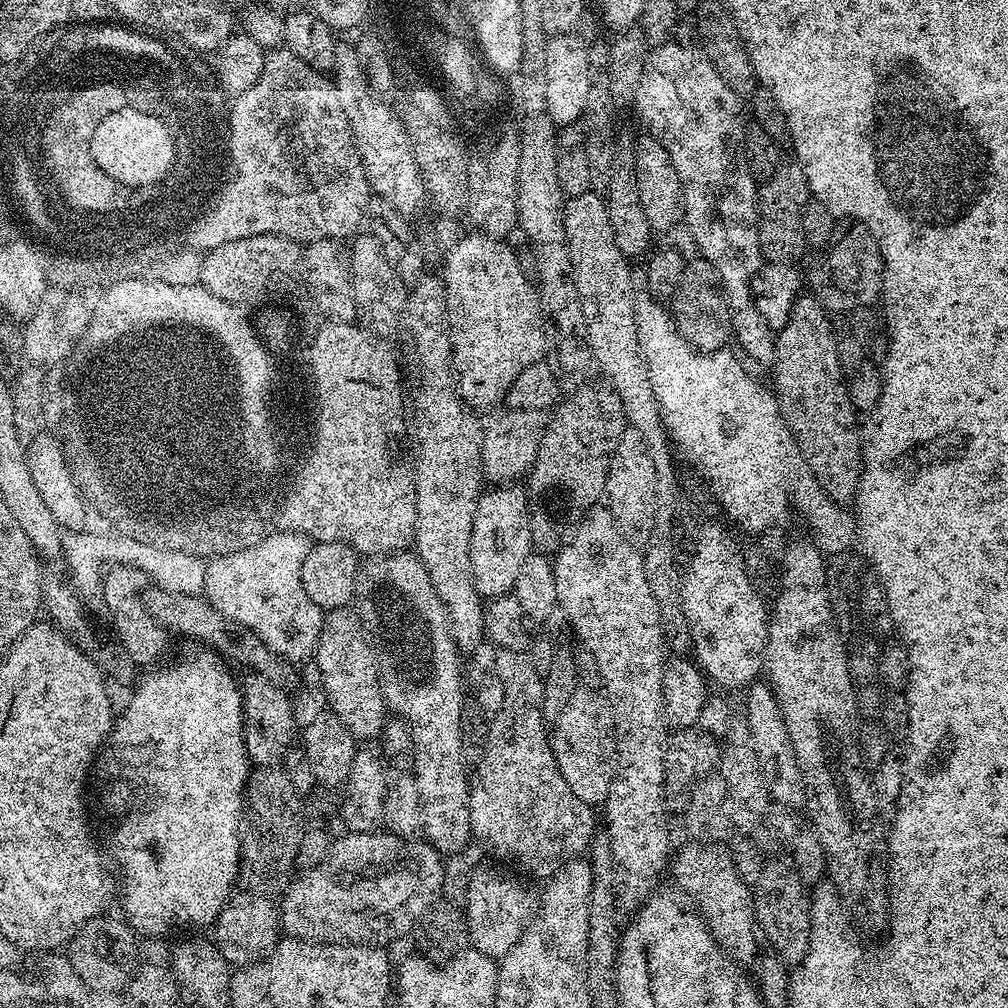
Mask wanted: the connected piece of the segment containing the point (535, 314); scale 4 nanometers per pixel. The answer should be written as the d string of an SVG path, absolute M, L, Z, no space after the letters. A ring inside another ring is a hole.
M479 232L469 233L459 240L458 245L452 244L448 248L448 253L444 256L444 272L442 271L442 279L444 281L444 289L446 290L446 306L448 307L448 333L450 334L450 342L452 343L452 368L456 371L456 386L460 390L460 396L464 399L465 404L477 413L484 414L487 408L492 408L495 404L503 405L505 403L510 386L514 382L514 378L518 378L518 374L522 374L522 370L526 370L526 366L534 366L534 362L545 359L546 349L548 346L548 337L546 335L546 317L540 308L540 298L537 289L534 287L533 281L530 279L529 273L522 270L520 265L520 257L517 249L512 249L507 239L484 235Z

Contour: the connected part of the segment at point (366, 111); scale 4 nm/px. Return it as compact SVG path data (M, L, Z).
M337 43L330 79L338 94L338 102L342 102L346 118L350 118L353 137L356 139L358 154L361 155L371 191L379 199L394 206L403 216L415 217L415 212L420 207L425 207L426 193L418 162L414 162L410 138L404 129L403 119L397 113L395 116L388 102L375 96L370 90L370 82L366 82L366 70L362 70L360 55L351 43Z

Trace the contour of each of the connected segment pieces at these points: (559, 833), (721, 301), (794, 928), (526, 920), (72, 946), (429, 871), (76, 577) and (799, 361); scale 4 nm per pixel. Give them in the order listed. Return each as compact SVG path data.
M497 651L496 665L494 671L501 676L502 685L505 687L505 697L503 699L502 708L491 717L489 728L488 741L486 742L485 754L482 755L482 760L476 764L474 771L470 776L468 785L468 809L470 810L470 826L472 827L473 835L490 834L488 838L488 848L496 856L501 856L504 860L513 860L518 867L521 868L521 873L529 872L532 876L541 876L547 878L555 876L556 872L567 860L577 859L581 854L589 851L590 845L597 835L596 820L598 824L598 816L594 813L593 805L580 801L576 804L579 798L574 794L574 790L570 790L570 786L566 786L566 778L562 778L562 774L556 765L556 755L552 753L552 742L550 739L549 729L544 729L544 720L546 721L546 713L544 711L544 682L541 673L536 673L536 664L531 659L533 658L527 652L505 652Z
M702 258L689 259L682 270L682 278L678 288L670 299L672 321L682 334L684 341L697 352L719 352L729 347L728 342L733 339L732 315L728 309L728 299L724 297L724 289L720 286L720 279Z
M778 854L765 861L760 878L753 885L752 895L757 925L770 942L773 955L786 966L798 966L809 950L811 899L808 886L789 855Z
M477 863L470 874L470 894L466 894L464 917L468 927L468 942L471 951L481 952L493 958L505 956L522 938L526 926L536 917L538 907L537 889L523 884L519 875L511 876L492 864Z
M119 915L95 916L74 938L66 945L66 955L78 972L78 976L89 986L90 990L124 992L128 987L128 980L138 967L136 960L136 929L128 925L127 919Z
M387 830L375 832L348 832L331 841L329 852L322 862L308 871L301 871L293 879L292 883L284 889L282 899L279 901L280 926L281 929L293 940L313 940L319 944L367 944L369 946L388 946L391 940L400 940L404 935L415 929L416 923L426 914L426 910L441 899L442 874L444 873L444 860L439 852L431 844L420 838L407 840L396 836Z
M69 531L62 540L62 560L63 563L68 563L68 572L72 575L73 582L80 588L88 588L91 584L99 585L105 569L114 564L121 564L142 570L145 577L162 590L175 594L204 596L205 557L174 550L158 550L158 546L146 546L135 538L98 534L90 536L83 531Z
M802 294L794 302L794 310L790 310L790 318L786 326L776 332L776 384L774 395L780 402L780 409L786 418L786 426L796 440L798 450L818 486L826 490L826 494L834 502L848 506L855 501L860 485L860 475L864 469L864 446L862 428L856 419L858 413L848 397L846 373L838 358L836 336L832 332L833 321L823 304L811 294Z

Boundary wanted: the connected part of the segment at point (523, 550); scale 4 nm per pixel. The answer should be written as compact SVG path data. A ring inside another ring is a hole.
M496 486L480 497L474 526L470 534L470 570L474 574L474 587L481 597L495 598L511 593L518 582L522 562L533 555L531 538L531 511L529 493L520 486Z

